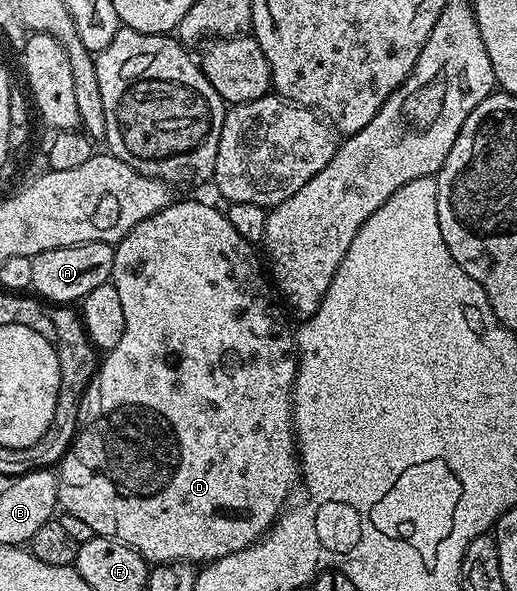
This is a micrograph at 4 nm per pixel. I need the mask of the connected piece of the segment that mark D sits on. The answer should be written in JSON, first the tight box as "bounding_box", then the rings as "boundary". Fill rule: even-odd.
{"bounding_box":[56,199,299,565],"boundary":[[[185,199],[182,203],[180,201],[170,203],[168,207],[164,207],[159,213],[147,217],[147,221],[135,225],[135,229],[131,229],[131,233],[127,233],[127,237],[123,237],[120,243],[113,248],[115,265],[113,266],[111,281],[115,285],[115,289],[119,289],[119,302],[123,305],[123,321],[125,322],[123,325],[123,337],[119,337],[119,345],[115,345],[115,349],[104,352],[96,370],[96,375],[93,376],[89,387],[81,397],[82,417],[77,434],[73,438],[72,448],[62,457],[59,470],[56,472],[57,501],[60,510],[64,514],[71,517],[79,517],[79,521],[84,521],[85,524],[91,525],[94,535],[104,535],[107,539],[115,539],[119,543],[126,543],[128,547],[138,551],[146,563],[150,565],[158,563],[204,565],[214,563],[219,557],[227,557],[231,553],[239,553],[243,549],[247,549],[277,522],[277,516],[286,510],[287,504],[290,502],[288,499],[289,494],[293,491],[293,486],[298,486],[299,460],[297,457],[297,441],[293,434],[293,382],[297,376],[297,357],[299,352],[294,328],[292,326],[289,328],[289,323],[285,320],[286,312],[283,310],[282,304],[275,298],[266,272],[265,275],[261,272],[261,263],[257,260],[257,251],[258,248],[254,244],[247,242],[243,237],[239,237],[239,233],[231,226],[228,214],[224,210],[216,211],[211,204],[200,203],[197,199]]]}

